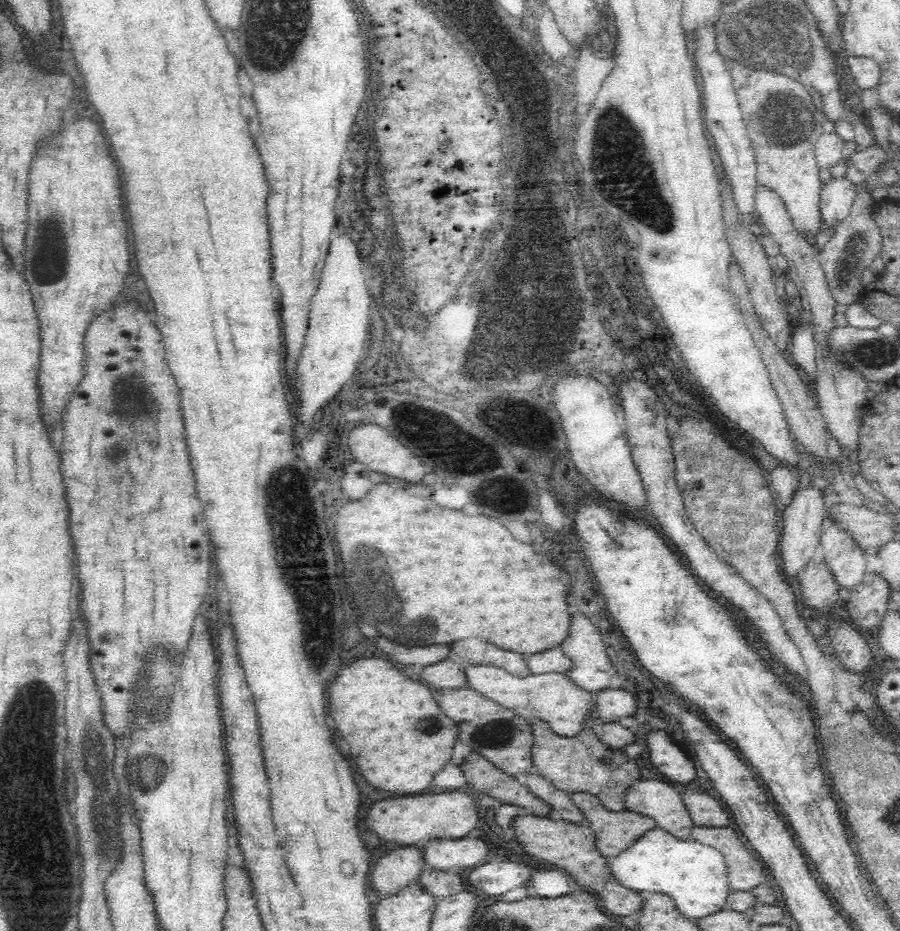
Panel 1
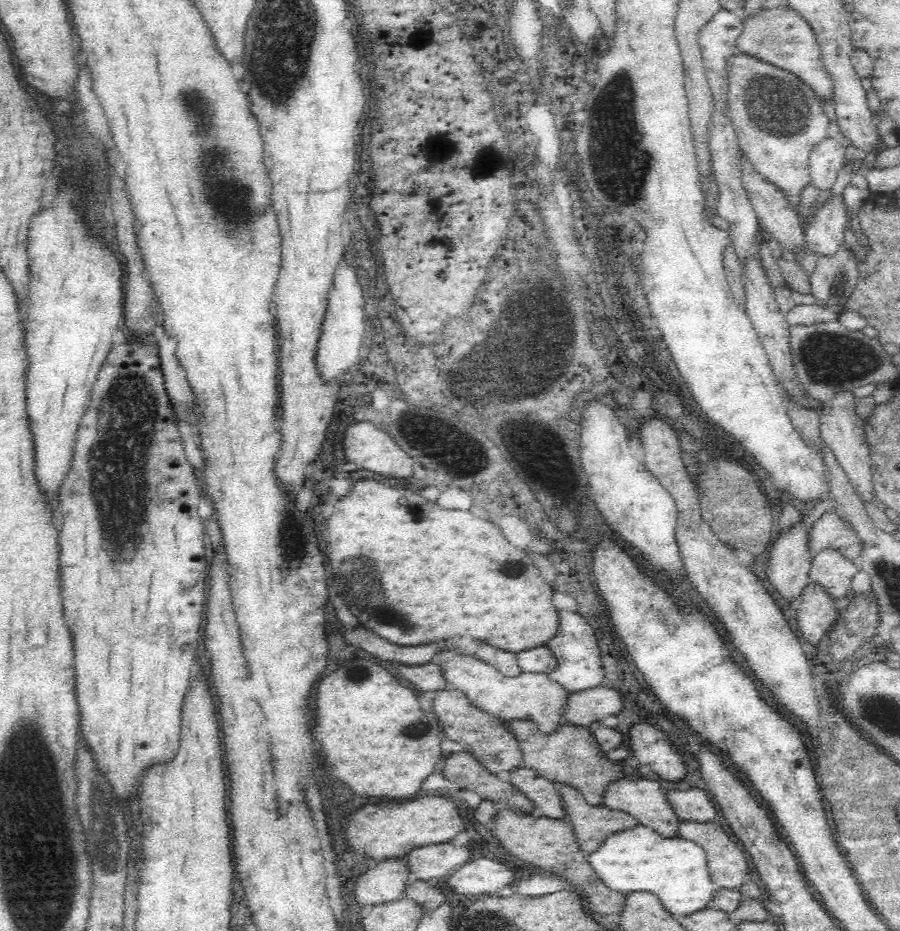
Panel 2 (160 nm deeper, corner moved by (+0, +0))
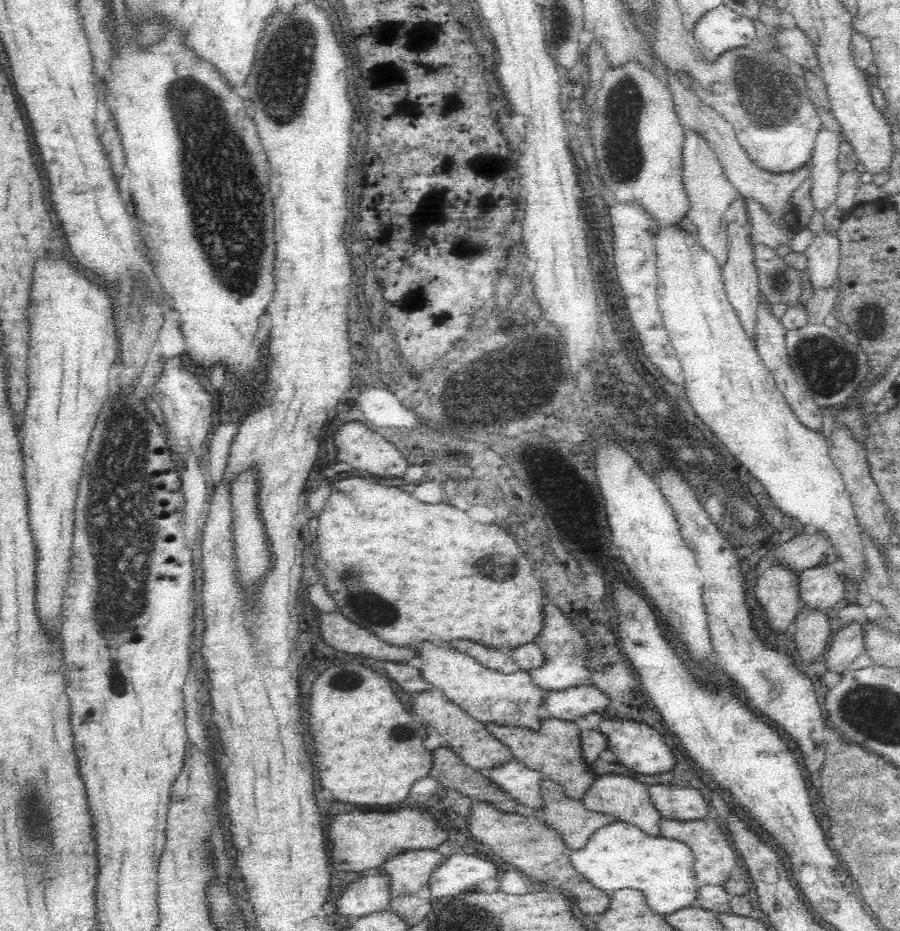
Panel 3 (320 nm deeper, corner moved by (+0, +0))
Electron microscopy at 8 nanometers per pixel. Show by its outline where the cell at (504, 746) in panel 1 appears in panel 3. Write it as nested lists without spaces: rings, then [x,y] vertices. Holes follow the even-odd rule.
[[[432,686],[411,699],[412,712],[416,712],[417,718],[424,721],[429,727],[442,734],[446,739],[446,745],[454,749],[466,765],[483,773],[488,773],[492,768],[501,767],[514,760],[514,753],[508,745],[502,743],[486,728],[486,723],[472,718],[462,707],[446,697],[442,688]]]

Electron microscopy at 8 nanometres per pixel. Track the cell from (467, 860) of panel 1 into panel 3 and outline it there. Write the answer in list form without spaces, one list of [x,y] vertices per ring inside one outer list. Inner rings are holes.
[[[436,849],[406,851],[383,864],[392,877],[393,896],[424,893],[430,876],[446,862],[448,854]]]

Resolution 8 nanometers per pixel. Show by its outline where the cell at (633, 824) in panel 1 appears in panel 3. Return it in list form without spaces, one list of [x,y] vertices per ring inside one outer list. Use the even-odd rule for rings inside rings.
[[[544,778],[542,782],[542,797],[544,797],[544,808],[542,810],[536,810],[535,816],[541,818],[546,823],[554,825],[562,833],[562,839],[566,841],[566,846],[572,851],[580,850],[586,846],[590,836],[598,830],[608,826],[609,824],[618,823],[620,818],[613,816],[613,814],[594,812],[582,801],[574,800],[572,797],[566,795],[566,789],[562,785],[554,780]]]

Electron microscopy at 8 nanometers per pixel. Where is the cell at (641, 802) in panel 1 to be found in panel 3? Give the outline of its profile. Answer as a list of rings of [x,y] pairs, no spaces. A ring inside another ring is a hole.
[[[602,774],[594,782],[588,794],[580,801],[586,805],[586,808],[594,812],[613,814],[623,822],[634,824],[646,834],[661,835],[661,823],[664,820],[662,813],[658,811],[658,807],[650,799],[648,785],[636,780],[636,778],[616,774]]]

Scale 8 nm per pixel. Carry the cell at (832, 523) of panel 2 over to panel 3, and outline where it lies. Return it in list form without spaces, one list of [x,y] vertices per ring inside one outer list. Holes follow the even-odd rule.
[[[807,530],[785,542],[768,559],[769,563],[777,560],[801,572],[820,564],[832,564],[839,560],[839,553],[828,534]]]

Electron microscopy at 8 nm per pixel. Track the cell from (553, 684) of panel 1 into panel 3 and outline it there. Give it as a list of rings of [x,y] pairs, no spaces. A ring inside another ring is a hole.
[[[424,644],[417,660],[422,660],[418,666],[423,671],[424,679],[432,686],[442,688],[446,697],[476,720],[537,731],[542,720],[550,717],[545,708],[546,690],[534,683],[531,672],[502,674],[481,666],[473,656],[450,647],[440,648],[436,644]]]

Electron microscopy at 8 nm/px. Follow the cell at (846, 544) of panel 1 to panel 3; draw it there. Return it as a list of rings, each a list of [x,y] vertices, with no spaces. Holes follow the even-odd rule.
[[[820,564],[801,571],[802,608],[830,609],[844,598],[847,578],[830,564]]]

